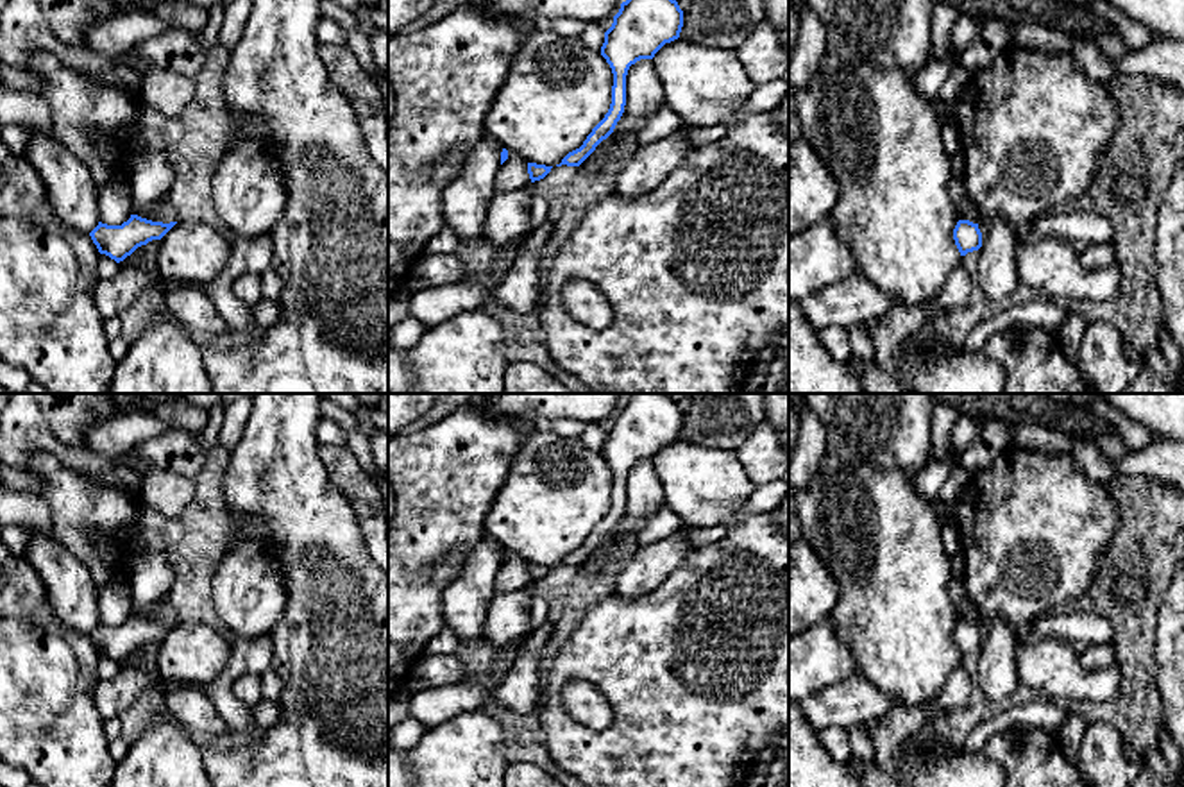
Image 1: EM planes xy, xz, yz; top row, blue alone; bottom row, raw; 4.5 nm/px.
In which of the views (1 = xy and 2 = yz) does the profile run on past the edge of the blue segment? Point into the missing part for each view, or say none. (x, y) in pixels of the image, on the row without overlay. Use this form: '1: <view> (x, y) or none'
1: none
2: none

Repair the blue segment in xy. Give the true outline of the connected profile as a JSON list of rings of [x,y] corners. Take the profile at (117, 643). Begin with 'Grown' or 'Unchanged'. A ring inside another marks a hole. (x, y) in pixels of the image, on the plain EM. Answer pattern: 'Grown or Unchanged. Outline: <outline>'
Unchanged. Outline: [[[131,615],[122,626],[98,626],[89,633],[100,655],[109,656],[116,664],[131,656],[138,647],[152,640],[161,640],[177,622],[163,624]]]

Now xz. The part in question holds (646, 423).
Unchanged. Outline: [[[633,394],[621,404],[601,447],[601,456],[613,474],[610,510],[583,546],[569,553],[556,567],[579,567],[613,533],[626,506],[630,467],[640,460],[653,460],[665,444],[680,438],[681,427],[683,411],[669,394]]]

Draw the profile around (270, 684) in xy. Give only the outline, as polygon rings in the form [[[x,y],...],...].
[[[274,669],[261,673],[259,678],[263,699],[277,701],[283,692],[281,678],[274,673]]]

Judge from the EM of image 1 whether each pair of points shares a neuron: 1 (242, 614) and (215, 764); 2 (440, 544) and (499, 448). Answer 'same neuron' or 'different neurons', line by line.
1: different neurons
2: same neuron

